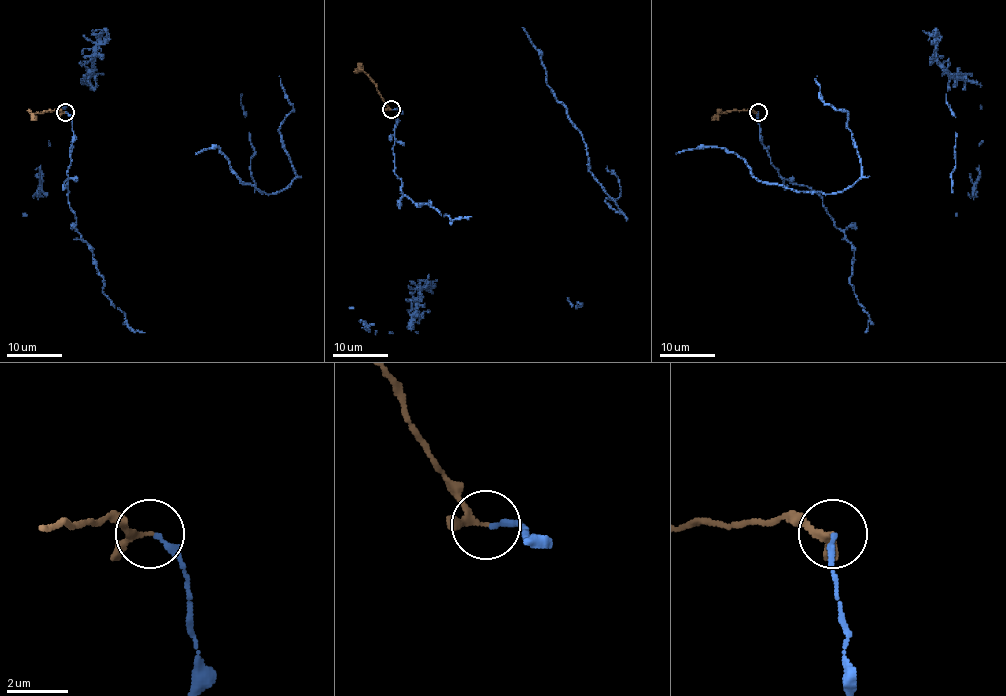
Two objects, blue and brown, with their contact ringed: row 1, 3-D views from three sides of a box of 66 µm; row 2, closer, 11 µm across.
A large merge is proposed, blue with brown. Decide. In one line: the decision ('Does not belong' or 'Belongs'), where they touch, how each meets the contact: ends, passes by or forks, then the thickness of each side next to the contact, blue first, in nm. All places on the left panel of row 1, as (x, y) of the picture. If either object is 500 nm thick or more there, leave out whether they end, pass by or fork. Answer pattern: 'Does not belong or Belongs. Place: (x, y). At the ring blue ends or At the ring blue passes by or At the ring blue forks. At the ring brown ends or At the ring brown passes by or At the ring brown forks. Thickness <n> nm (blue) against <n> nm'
Belongs. Place: (65, 112). At the ring blue ends. At the ring brown passes by. Thickness 190 nm (blue) against 160 nm

